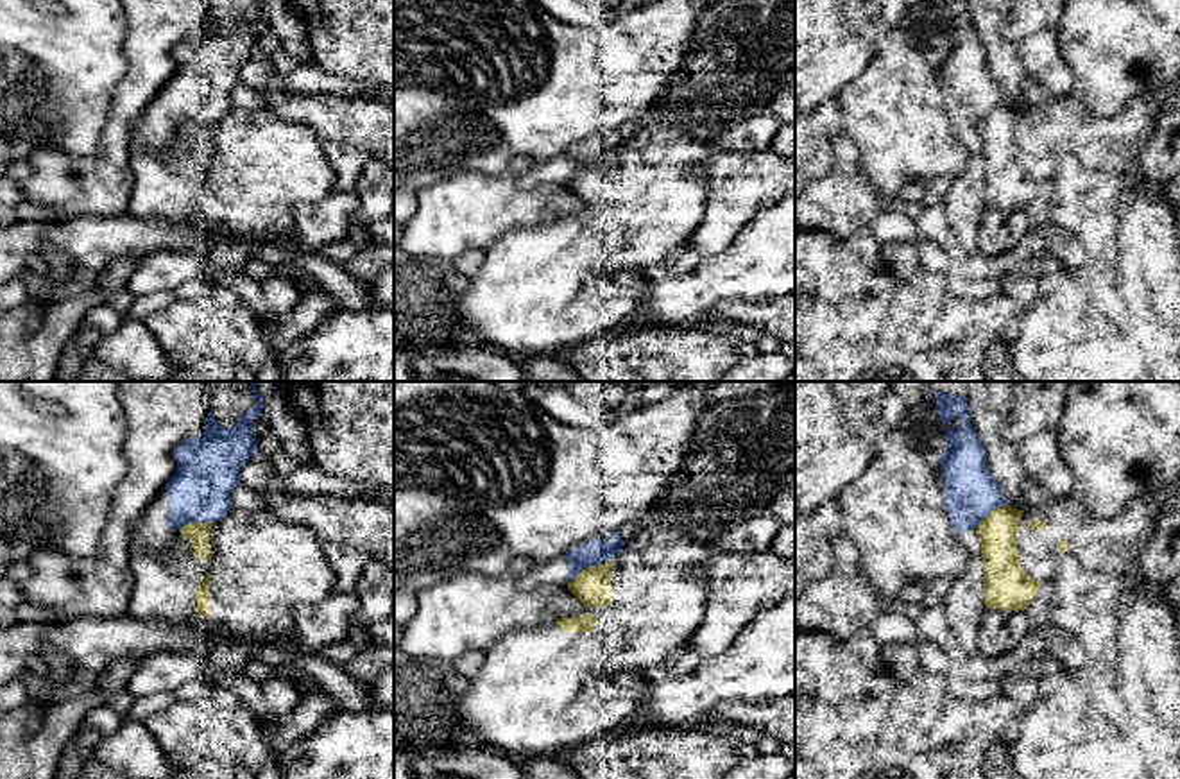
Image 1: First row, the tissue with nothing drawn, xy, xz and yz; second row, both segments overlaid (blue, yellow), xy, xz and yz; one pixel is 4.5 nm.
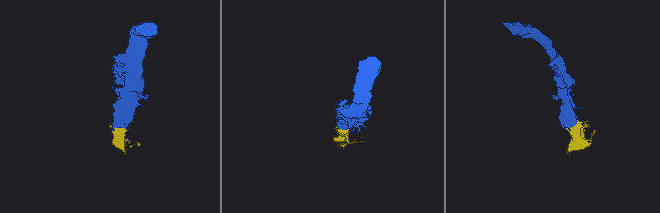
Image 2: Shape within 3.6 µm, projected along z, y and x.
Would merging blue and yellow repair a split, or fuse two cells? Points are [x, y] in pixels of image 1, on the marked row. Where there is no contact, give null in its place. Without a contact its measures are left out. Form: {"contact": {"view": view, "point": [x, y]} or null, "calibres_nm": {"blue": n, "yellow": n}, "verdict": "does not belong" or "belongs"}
{"contact": {"view": "xz", "point": [591, 564]}, "calibres_nm": {"blue": 120, "yellow": 170}, "verdict": "does not belong"}

